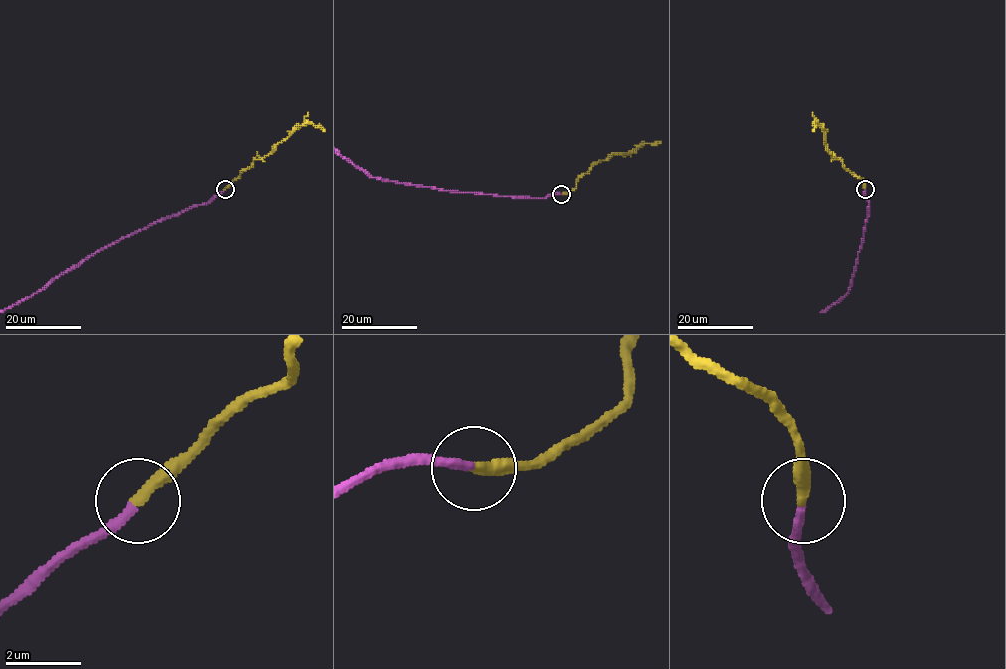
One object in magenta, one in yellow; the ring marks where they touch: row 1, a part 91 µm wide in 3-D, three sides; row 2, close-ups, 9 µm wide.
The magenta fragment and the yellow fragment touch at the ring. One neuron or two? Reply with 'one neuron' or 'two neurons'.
one neuron

